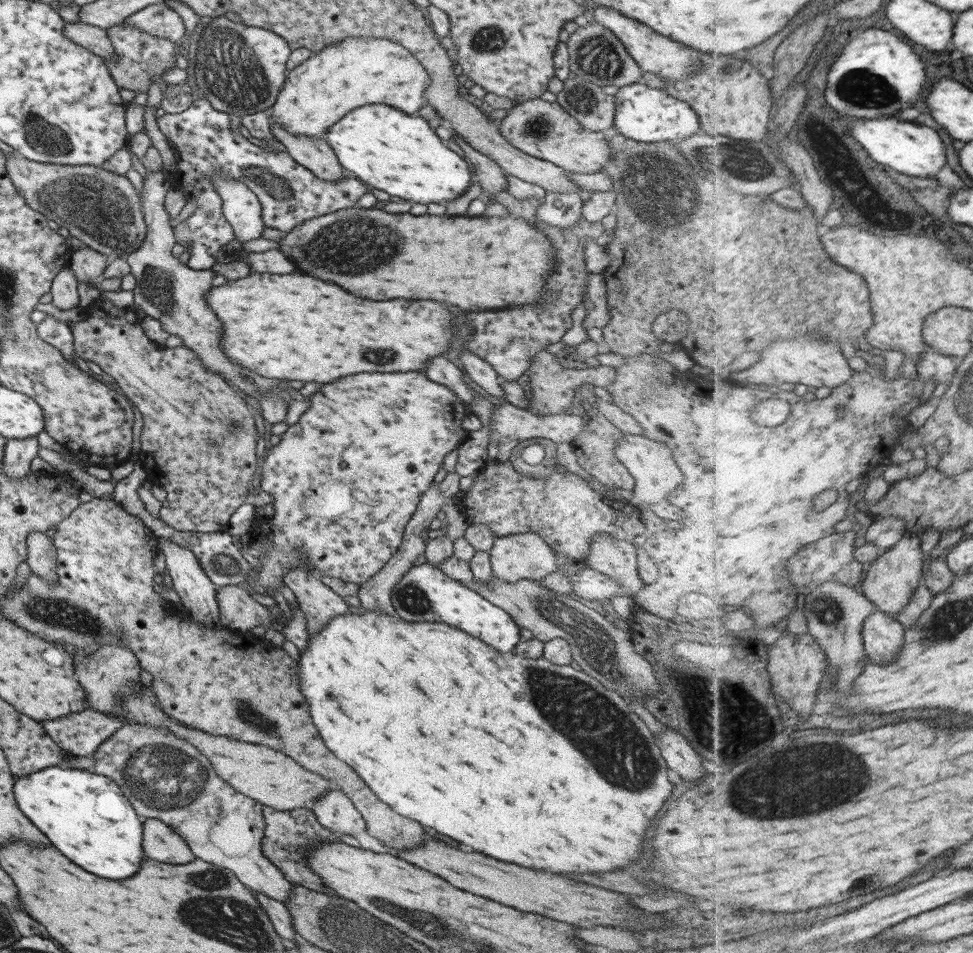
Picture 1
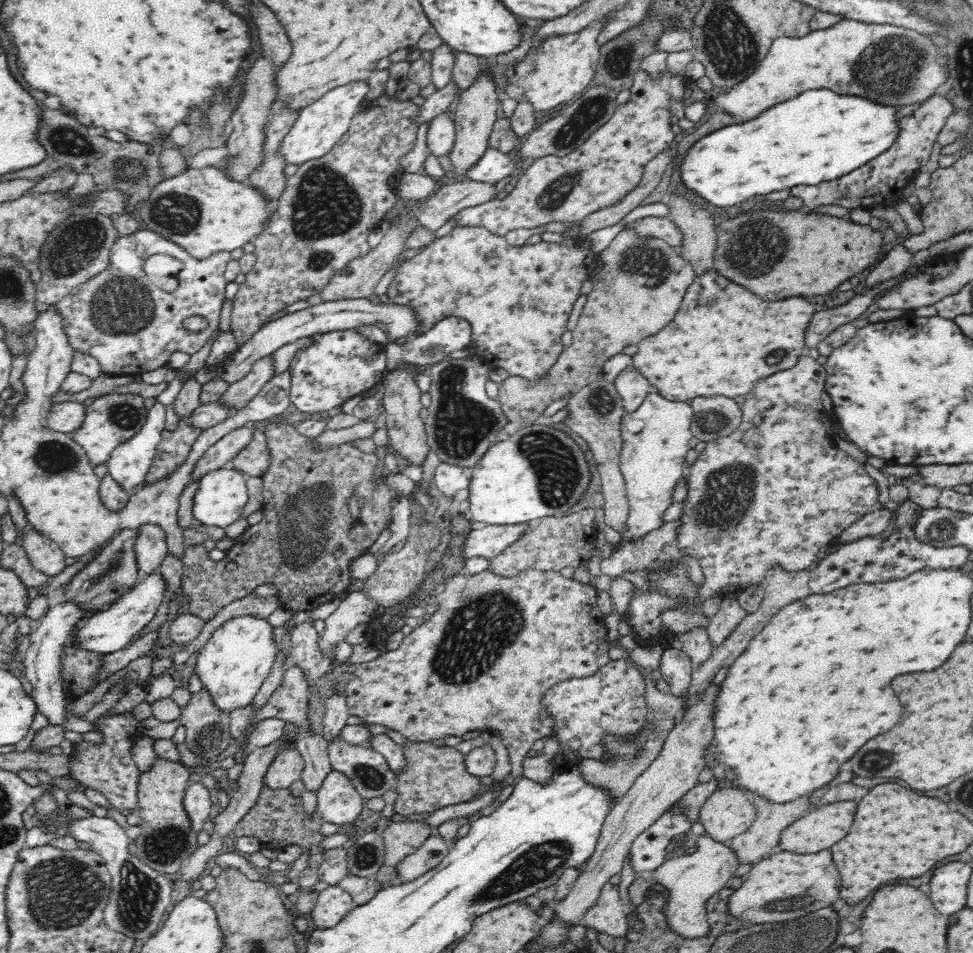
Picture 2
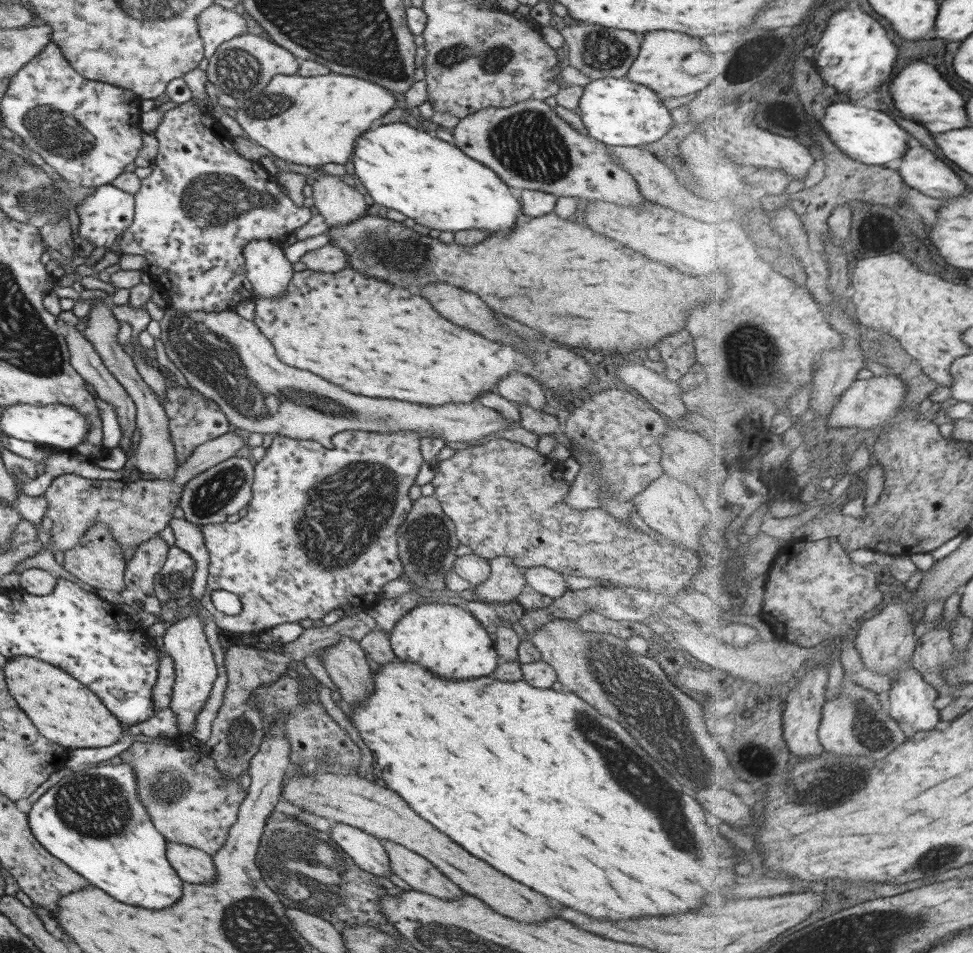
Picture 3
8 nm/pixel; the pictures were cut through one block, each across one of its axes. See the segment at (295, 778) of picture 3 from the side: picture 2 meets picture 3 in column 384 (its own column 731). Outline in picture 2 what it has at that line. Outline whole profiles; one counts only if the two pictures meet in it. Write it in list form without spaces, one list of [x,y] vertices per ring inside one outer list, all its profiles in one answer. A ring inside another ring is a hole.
[[[722,784],[702,805],[699,821],[716,842],[727,843],[748,830],[756,815],[746,791]]]

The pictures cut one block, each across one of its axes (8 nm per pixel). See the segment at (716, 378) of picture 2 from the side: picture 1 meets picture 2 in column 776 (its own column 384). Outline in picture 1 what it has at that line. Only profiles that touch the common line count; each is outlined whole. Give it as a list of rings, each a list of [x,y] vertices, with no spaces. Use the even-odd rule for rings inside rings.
[[[255,273],[248,278],[243,277],[237,280],[231,280],[229,283],[212,287],[205,295],[207,305],[214,310],[214,314],[222,320],[222,350],[226,352],[226,356],[234,362],[234,364],[242,364],[248,370],[266,376],[266,378],[278,378],[278,380],[300,380],[300,382],[332,382],[338,380],[340,376],[348,376],[348,374],[358,374],[358,372],[408,372],[408,370],[424,370],[426,360],[444,354],[450,348],[450,342],[454,340],[454,316],[440,304],[440,302],[426,302],[426,300],[404,300],[404,298],[396,298],[396,300],[388,300],[388,302],[372,302],[372,300],[364,300],[358,296],[348,294],[346,290],[342,290],[336,284],[330,282],[322,282],[318,278],[312,276],[300,276],[300,274],[260,274]],[[374,352],[376,356],[384,356],[386,362],[376,362],[376,360],[368,360],[366,354]]]

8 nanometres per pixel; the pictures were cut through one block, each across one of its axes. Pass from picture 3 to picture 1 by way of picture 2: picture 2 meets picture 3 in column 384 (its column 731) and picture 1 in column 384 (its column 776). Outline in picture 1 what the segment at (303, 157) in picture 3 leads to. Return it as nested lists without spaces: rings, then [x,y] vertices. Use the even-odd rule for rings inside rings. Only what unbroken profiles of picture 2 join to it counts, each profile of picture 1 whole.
[[[346,38],[314,53],[287,73],[270,120],[292,134],[320,139],[328,127],[364,105],[385,104],[417,115],[427,104],[425,90],[430,83],[422,63],[400,44],[384,38]]]

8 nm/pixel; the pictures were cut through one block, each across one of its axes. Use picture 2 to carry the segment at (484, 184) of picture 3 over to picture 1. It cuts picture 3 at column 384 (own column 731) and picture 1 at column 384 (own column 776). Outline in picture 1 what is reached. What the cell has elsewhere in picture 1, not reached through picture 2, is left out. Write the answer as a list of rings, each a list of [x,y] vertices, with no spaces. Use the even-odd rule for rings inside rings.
[[[364,105],[348,112],[344,118],[340,118],[340,122],[328,127],[324,139],[333,148],[338,162],[346,170],[354,172],[361,181],[414,203],[426,206],[430,203],[446,204],[465,193],[474,181],[474,177],[468,171],[469,162],[448,148],[446,142],[430,128],[426,120],[417,115],[404,114],[390,105]]]

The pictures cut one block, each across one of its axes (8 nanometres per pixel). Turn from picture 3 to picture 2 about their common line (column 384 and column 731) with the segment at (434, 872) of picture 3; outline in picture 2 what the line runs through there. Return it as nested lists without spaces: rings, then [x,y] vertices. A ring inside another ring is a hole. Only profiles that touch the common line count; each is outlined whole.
[[[752,793],[749,796],[757,810],[756,818],[748,827],[748,830],[734,837],[728,842],[728,845],[736,853],[738,864],[753,862],[754,865],[757,861],[772,854],[772,849],[779,845],[783,830],[790,826],[792,822],[796,822],[798,818],[802,818],[812,808],[812,805],[809,796],[800,796],[800,798],[784,802],[784,804],[772,802],[767,798],[762,798],[759,794]]]

